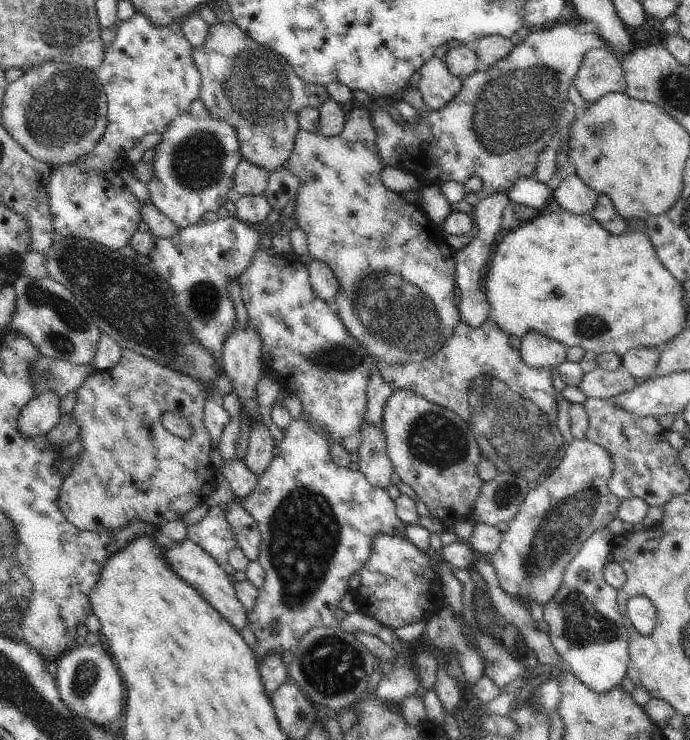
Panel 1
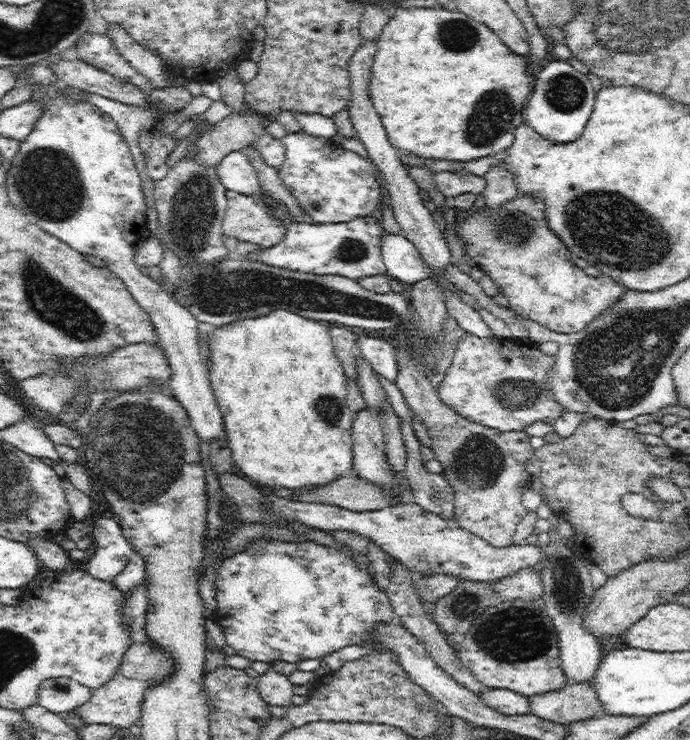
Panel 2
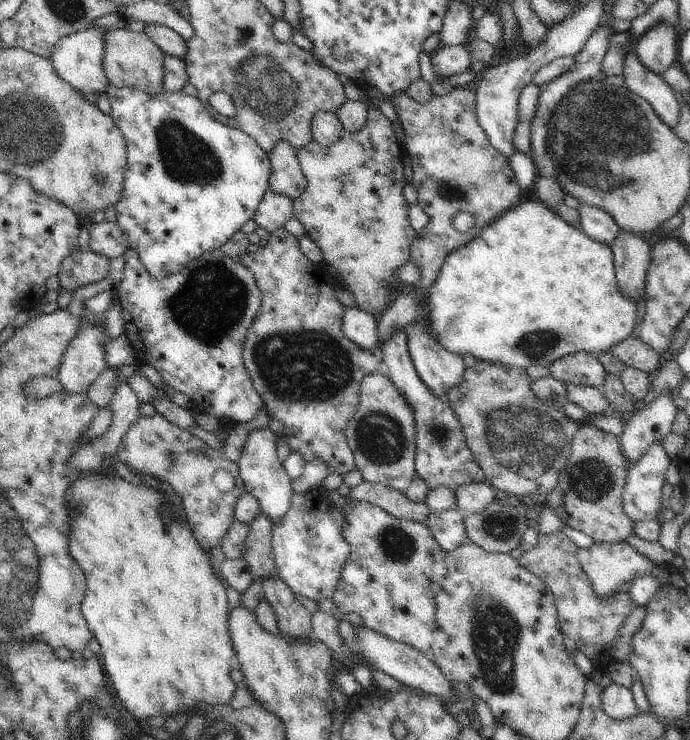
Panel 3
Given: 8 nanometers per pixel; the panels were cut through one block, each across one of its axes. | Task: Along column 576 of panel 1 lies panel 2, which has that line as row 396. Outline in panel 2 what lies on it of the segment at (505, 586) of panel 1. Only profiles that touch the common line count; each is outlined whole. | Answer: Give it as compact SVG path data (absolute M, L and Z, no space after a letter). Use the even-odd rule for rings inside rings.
M462 331L462 338L454 352L452 364L438 388L440 398L466 420L502 432L524 430L537 420L554 423L562 412L566 411L555 401L549 385L549 370L554 366L555 356L542 353L538 345L538 342L530 339L515 340L494 336L478 338L474 334Z

